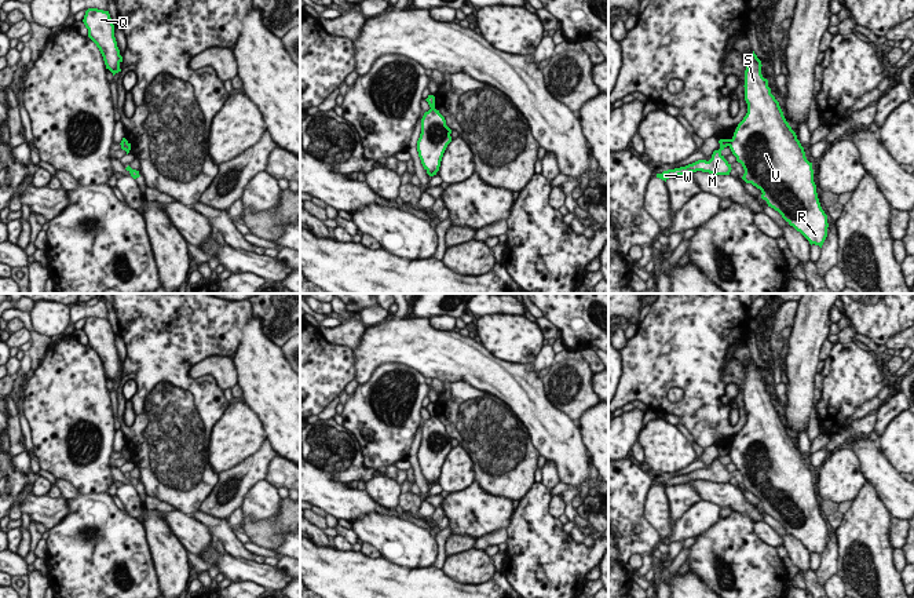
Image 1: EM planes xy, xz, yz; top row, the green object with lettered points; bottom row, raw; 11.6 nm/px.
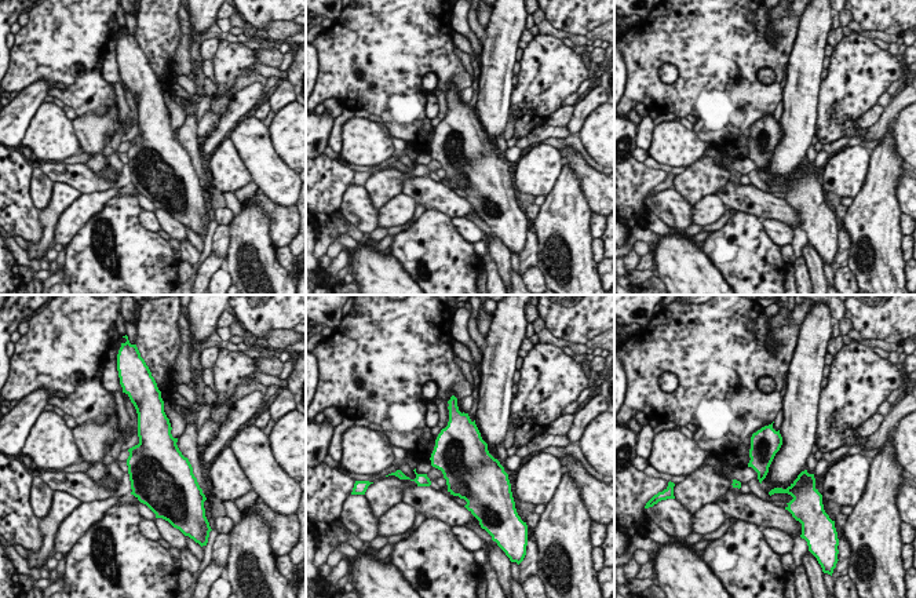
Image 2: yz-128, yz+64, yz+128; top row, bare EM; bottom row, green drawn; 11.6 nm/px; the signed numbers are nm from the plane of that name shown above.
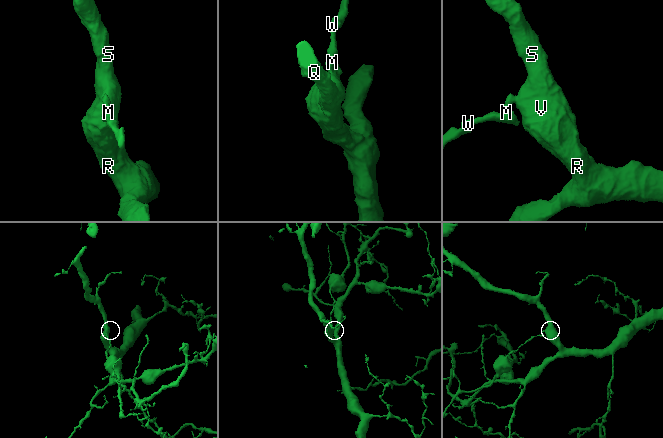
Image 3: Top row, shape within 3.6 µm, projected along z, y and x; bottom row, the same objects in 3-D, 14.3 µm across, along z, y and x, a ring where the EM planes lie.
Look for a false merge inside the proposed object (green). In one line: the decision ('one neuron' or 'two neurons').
two neurons

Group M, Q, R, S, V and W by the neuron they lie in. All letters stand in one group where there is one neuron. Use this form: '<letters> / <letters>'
M W / Q R S V

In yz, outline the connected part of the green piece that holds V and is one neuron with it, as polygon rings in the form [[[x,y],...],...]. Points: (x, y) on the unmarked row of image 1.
[[[753,360],[746,373],[743,394],[747,422],[735,438],[730,457],[745,478],[742,488],[760,497],[761,507],[768,515],[778,519],[811,554],[822,557],[829,532],[818,507],[812,471],[807,468],[804,456],[786,430],[779,411],[771,402],[768,389],[761,383],[761,375]]]

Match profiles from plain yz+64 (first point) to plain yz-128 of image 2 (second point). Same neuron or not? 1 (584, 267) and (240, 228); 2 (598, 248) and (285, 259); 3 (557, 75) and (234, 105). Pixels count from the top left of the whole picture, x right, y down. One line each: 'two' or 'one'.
1: one
2: one
3: two

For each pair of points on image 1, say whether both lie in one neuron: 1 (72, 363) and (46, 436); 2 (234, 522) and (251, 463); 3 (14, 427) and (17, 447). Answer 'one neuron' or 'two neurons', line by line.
1: one neuron
2: two neurons
3: one neuron

